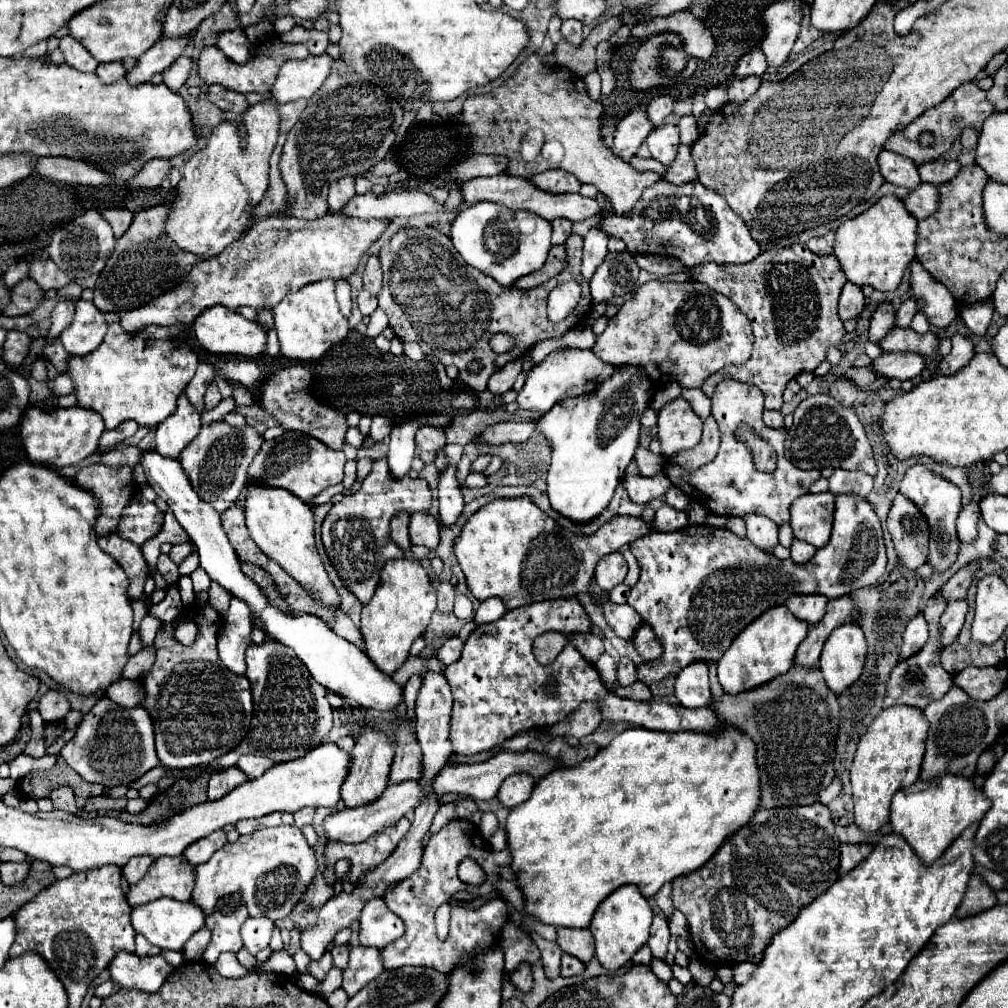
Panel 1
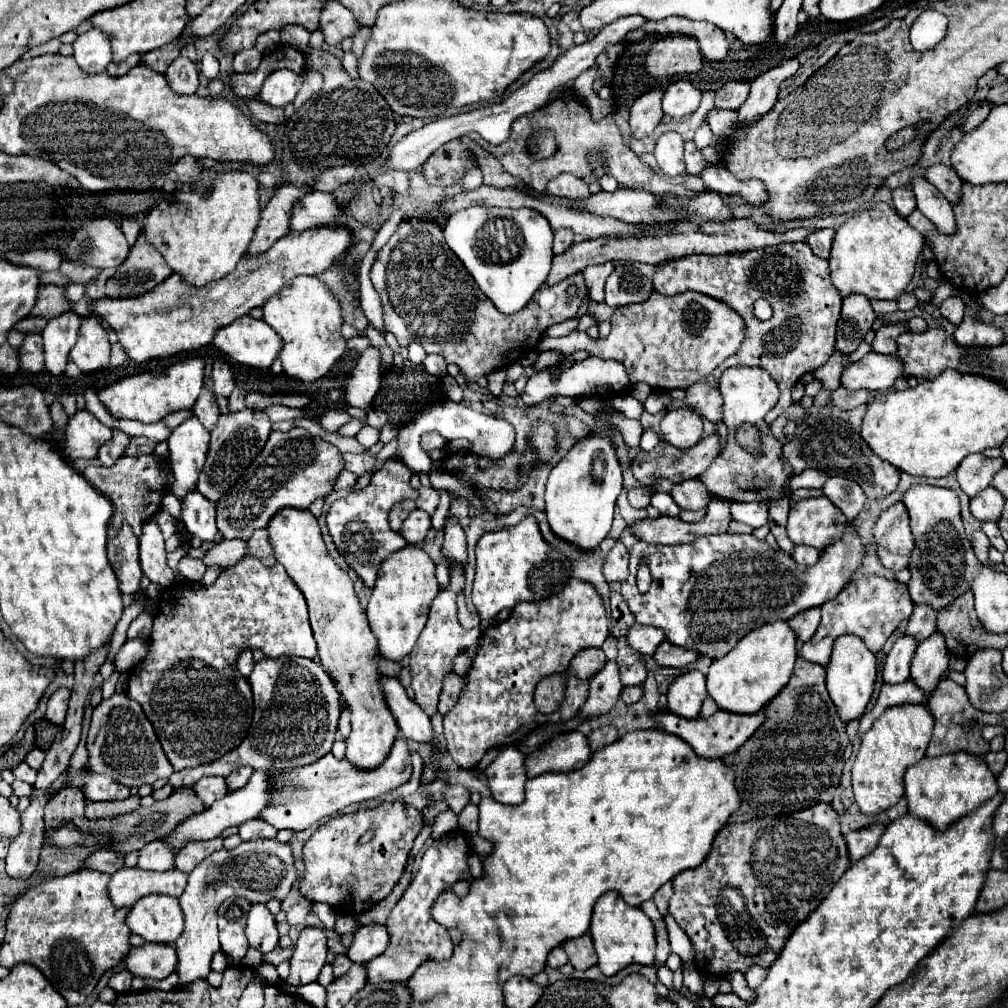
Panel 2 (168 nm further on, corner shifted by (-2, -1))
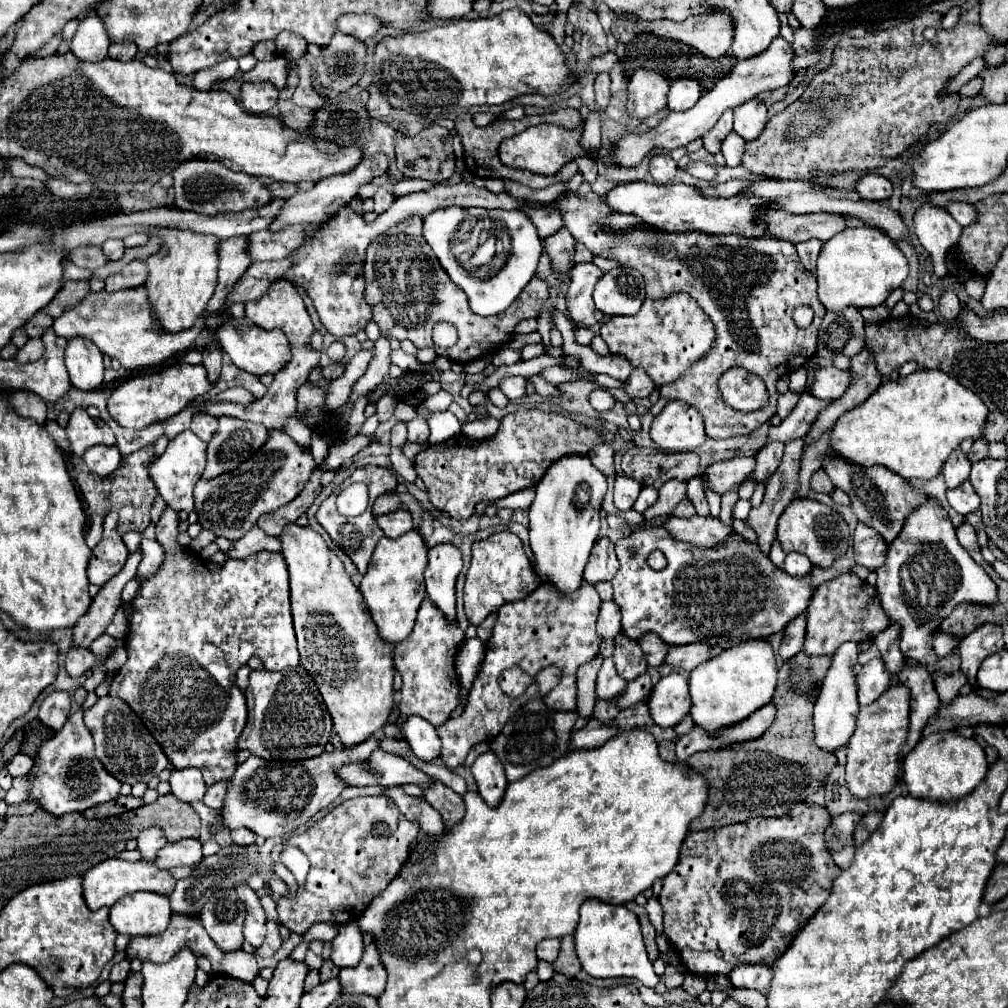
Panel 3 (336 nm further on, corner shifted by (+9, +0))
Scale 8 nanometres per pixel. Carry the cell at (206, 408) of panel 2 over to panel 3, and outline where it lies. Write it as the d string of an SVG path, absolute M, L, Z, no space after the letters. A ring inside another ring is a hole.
M196 413L194 417L192 417L192 425L190 425L190 429L202 439L202 441L206 441L208 443L208 439L216 433L216 417L212 417L212 415L204 415L204 413Z

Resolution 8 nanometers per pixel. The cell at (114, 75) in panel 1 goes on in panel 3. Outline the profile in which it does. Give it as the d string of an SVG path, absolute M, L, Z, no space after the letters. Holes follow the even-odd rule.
M112 43L108 49L108 57L118 59L118 61L132 61L136 51L138 49L134 43Z

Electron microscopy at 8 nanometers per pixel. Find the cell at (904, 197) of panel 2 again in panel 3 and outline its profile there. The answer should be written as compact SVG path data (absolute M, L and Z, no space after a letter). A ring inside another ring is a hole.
M868 173L858 181L856 191L870 201L886 201L892 195L892 183L880 175Z

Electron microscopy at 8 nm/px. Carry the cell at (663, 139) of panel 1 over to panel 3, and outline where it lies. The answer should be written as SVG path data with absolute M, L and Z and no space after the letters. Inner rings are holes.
M656 153L650 159L650 175L658 185L666 185L676 175L676 161L668 153Z

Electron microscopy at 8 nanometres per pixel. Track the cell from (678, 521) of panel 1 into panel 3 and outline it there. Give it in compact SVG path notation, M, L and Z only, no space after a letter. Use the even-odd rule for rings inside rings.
M644 487L644 489L640 491L636 503L634 503L634 509L636 509L638 513L644 513L644 509L648 509L650 505L654 505L656 499L658 499L658 491L652 489L652 487Z

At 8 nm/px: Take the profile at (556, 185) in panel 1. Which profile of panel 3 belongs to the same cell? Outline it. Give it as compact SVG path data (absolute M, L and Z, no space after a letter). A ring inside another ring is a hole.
M566 193L556 199L556 205L560 207L564 227L576 241L584 243L594 255L612 251L612 255L602 257L616 259L642 273L646 297L664 299L672 293L688 293L716 325L716 343L712 351L708 351L706 359L694 363L680 379L660 387L660 399L650 409L654 415L670 401L686 401L702 413L706 435L712 439L750 433L776 415L776 381L800 369L816 355L816 337L826 313L816 293L816 275L802 267L792 243L780 239L748 239L740 235L706 237L696 231L690 235L666 235L654 229L636 229L634 225L638 225L640 219L608 211L608 205L596 193L588 197ZM800 305L808 305L814 311L814 321L804 329L792 319L794 309ZM736 365L764 379L770 399L760 411L738 413L720 399L716 381L726 369Z

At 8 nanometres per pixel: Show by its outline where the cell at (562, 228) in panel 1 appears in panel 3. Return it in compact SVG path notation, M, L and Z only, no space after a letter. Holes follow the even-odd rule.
M564 227L542 241L544 241L544 251L552 259L552 267L556 267L558 271L568 271L574 265L572 263L574 239L572 239L572 235L568 235L568 231Z

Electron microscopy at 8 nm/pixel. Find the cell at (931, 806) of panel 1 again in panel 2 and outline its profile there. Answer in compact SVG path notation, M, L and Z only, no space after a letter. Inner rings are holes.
M967 752L937 756L935 760L919 760L905 772L905 796L909 802L909 814L921 816L937 830L947 828L959 816L969 814L999 792L997 776L989 770L983 758L975 758Z

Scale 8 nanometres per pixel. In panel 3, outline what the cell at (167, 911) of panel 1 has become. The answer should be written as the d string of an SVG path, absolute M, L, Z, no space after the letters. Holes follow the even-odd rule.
M148 891L126 895L110 909L112 927L128 937L158 935L168 927L170 917L168 897Z

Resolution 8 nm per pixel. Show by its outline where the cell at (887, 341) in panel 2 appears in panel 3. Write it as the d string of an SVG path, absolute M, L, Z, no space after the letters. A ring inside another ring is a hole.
M864 347L858 355L852 357L852 365L850 371L856 373L856 383L852 383L852 387L848 387L848 391L836 399L832 405L828 405L820 417L816 419L816 423L812 425L810 433L804 437L806 443L814 441L824 429L832 427L836 423L836 419L850 411L852 407L856 407L858 403L862 403L864 399L868 399L868 395L882 383L882 375L876 369L876 361L872 359L872 351L868 347Z

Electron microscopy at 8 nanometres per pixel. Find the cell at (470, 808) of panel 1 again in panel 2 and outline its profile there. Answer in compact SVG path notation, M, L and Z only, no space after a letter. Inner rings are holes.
M457 784L455 786L447 786L443 790L443 798L449 804L449 808L455 814L459 814L465 808L465 804L469 802L469 790L465 786L457 786Z

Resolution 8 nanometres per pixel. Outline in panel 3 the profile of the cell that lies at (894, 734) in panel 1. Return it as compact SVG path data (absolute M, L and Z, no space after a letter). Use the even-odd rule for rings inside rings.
M892 683L880 699L868 707L860 707L856 731L848 743L846 785L856 799L882 797L900 781L900 751L906 745L910 727L910 691L900 683Z

